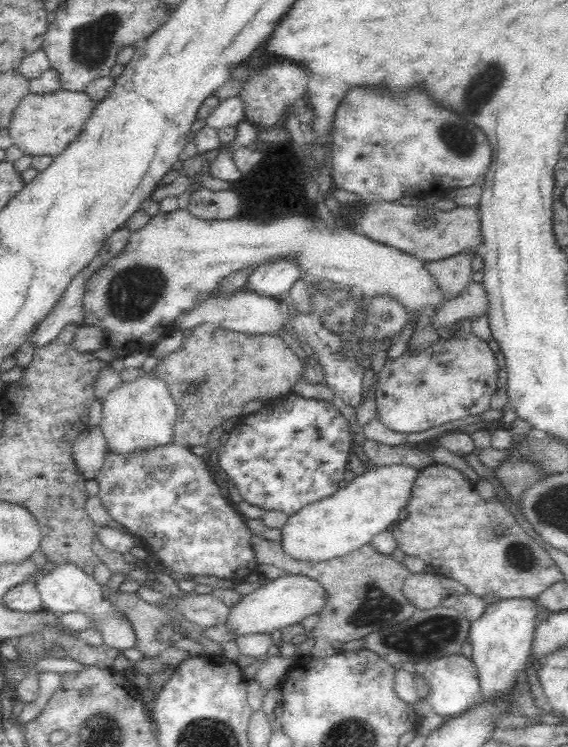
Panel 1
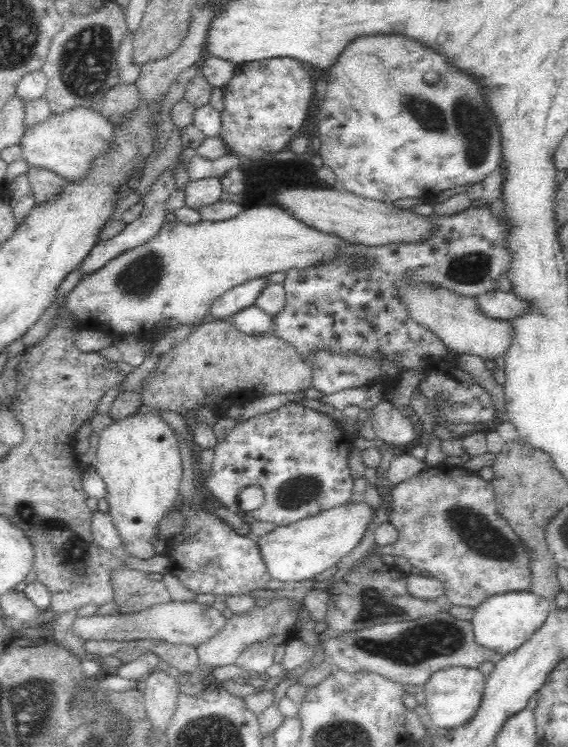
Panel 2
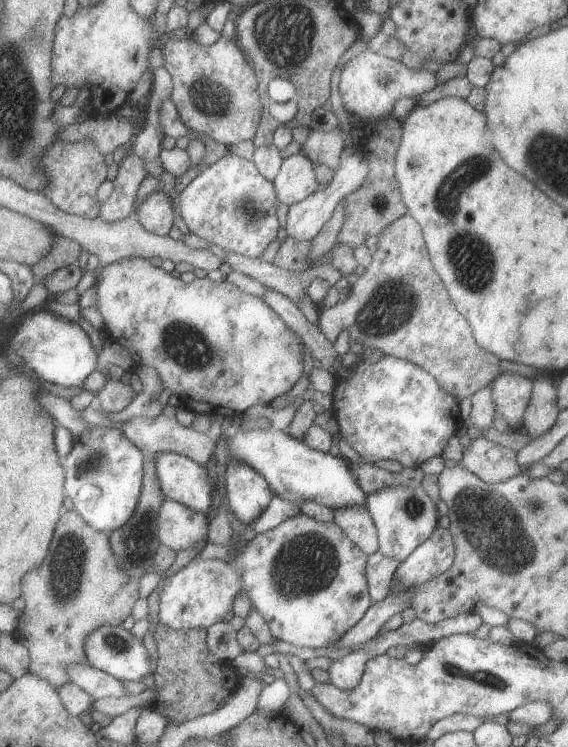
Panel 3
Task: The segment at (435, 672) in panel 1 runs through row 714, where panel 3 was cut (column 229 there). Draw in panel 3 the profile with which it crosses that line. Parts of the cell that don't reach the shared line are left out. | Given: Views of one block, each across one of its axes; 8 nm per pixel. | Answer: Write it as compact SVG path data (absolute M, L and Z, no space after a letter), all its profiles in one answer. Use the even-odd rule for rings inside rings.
M270 427L268 430L242 428L235 430L228 442L229 457L249 464L260 473L273 492L295 505L303 500L323 504L332 510L352 505L365 506L365 492L358 486L345 457L312 450L304 441L293 438L286 431Z

